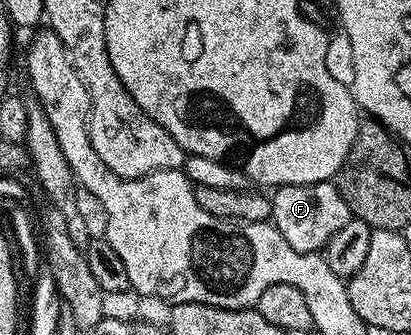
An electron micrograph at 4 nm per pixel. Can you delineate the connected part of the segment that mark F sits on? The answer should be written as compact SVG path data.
M318 181L316 185L281 185L270 194L270 224L283 236L285 243L298 253L317 253L326 249L329 239L351 221L351 208L341 199L338 184Z

